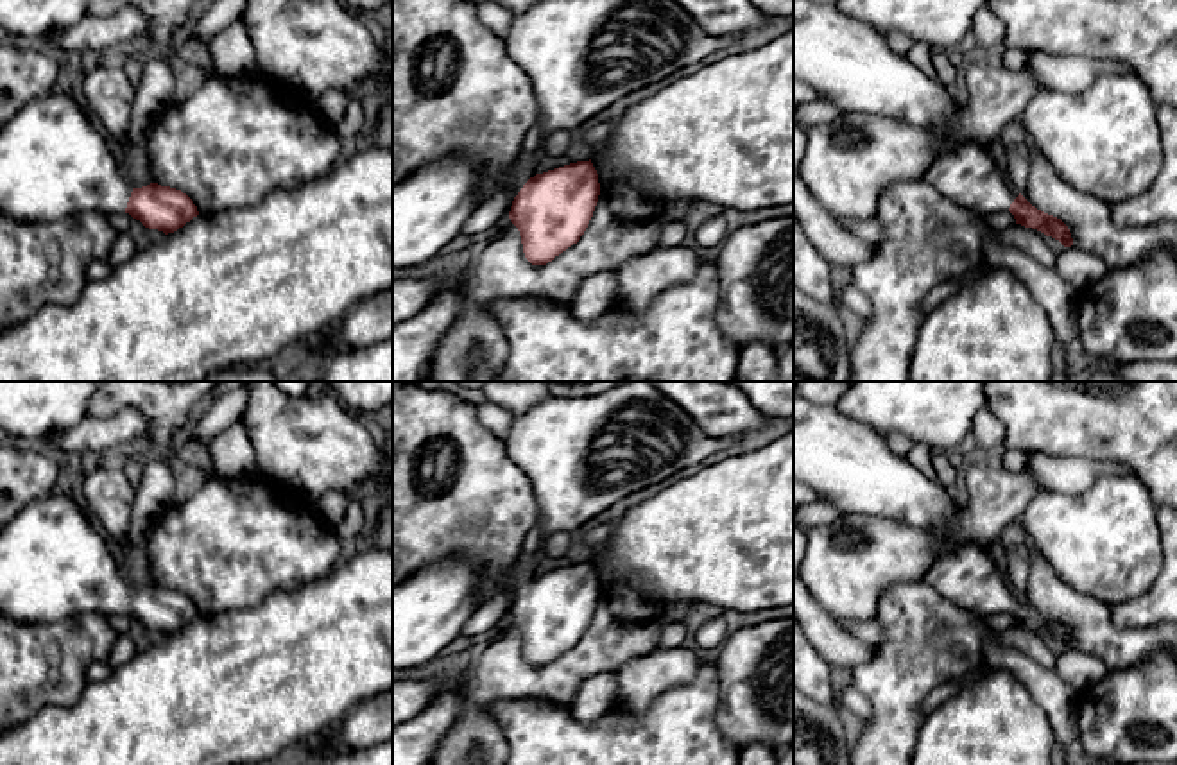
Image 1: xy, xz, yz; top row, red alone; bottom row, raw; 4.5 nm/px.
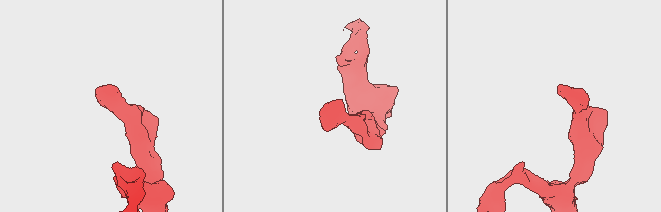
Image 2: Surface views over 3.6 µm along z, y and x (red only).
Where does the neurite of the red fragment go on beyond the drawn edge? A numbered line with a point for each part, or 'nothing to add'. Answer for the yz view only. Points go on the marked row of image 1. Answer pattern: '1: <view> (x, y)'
1: yz (968, 174)

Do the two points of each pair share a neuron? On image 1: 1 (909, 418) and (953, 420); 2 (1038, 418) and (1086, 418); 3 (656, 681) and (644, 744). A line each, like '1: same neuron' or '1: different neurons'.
1: same neuron
2: same neuron
3: different neurons

